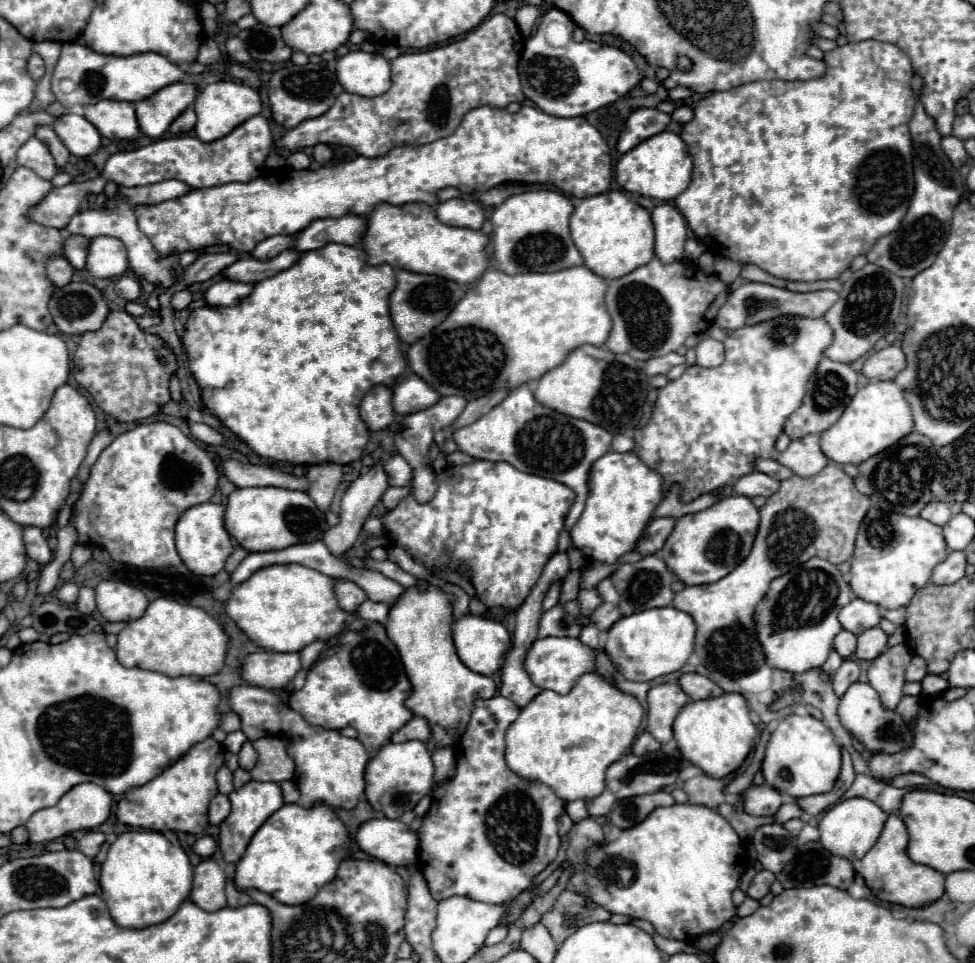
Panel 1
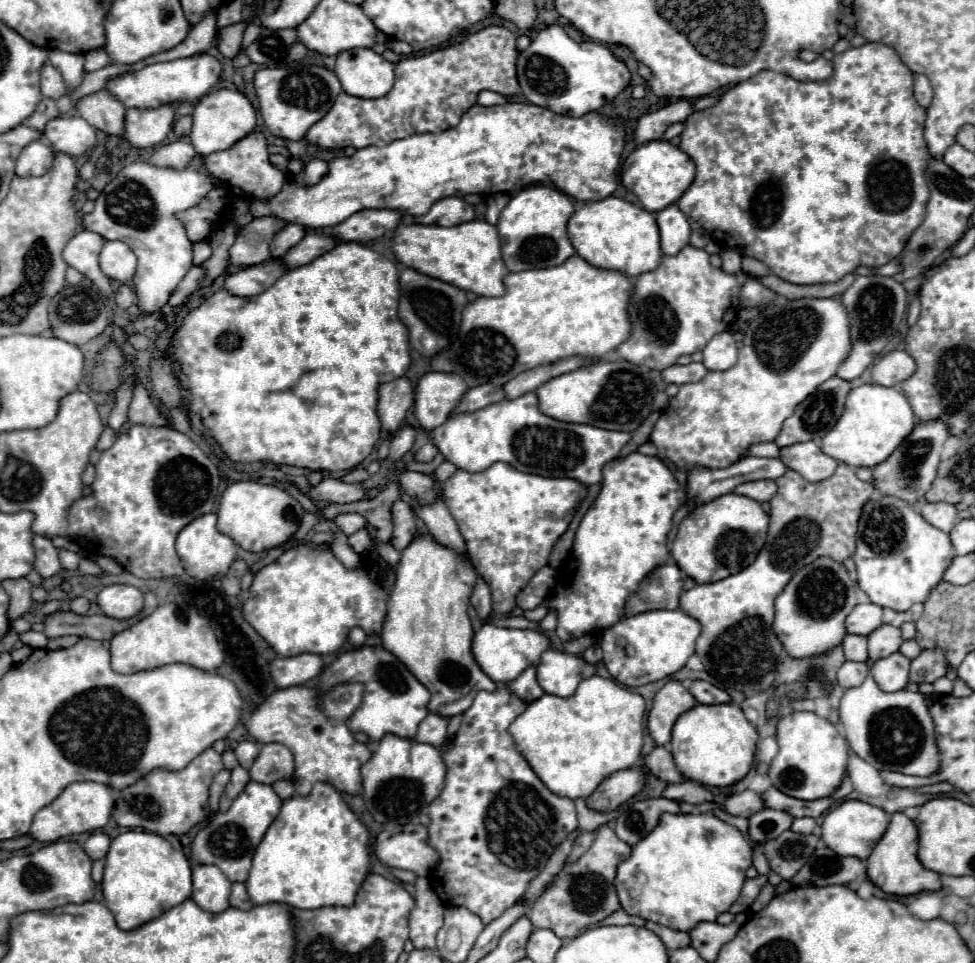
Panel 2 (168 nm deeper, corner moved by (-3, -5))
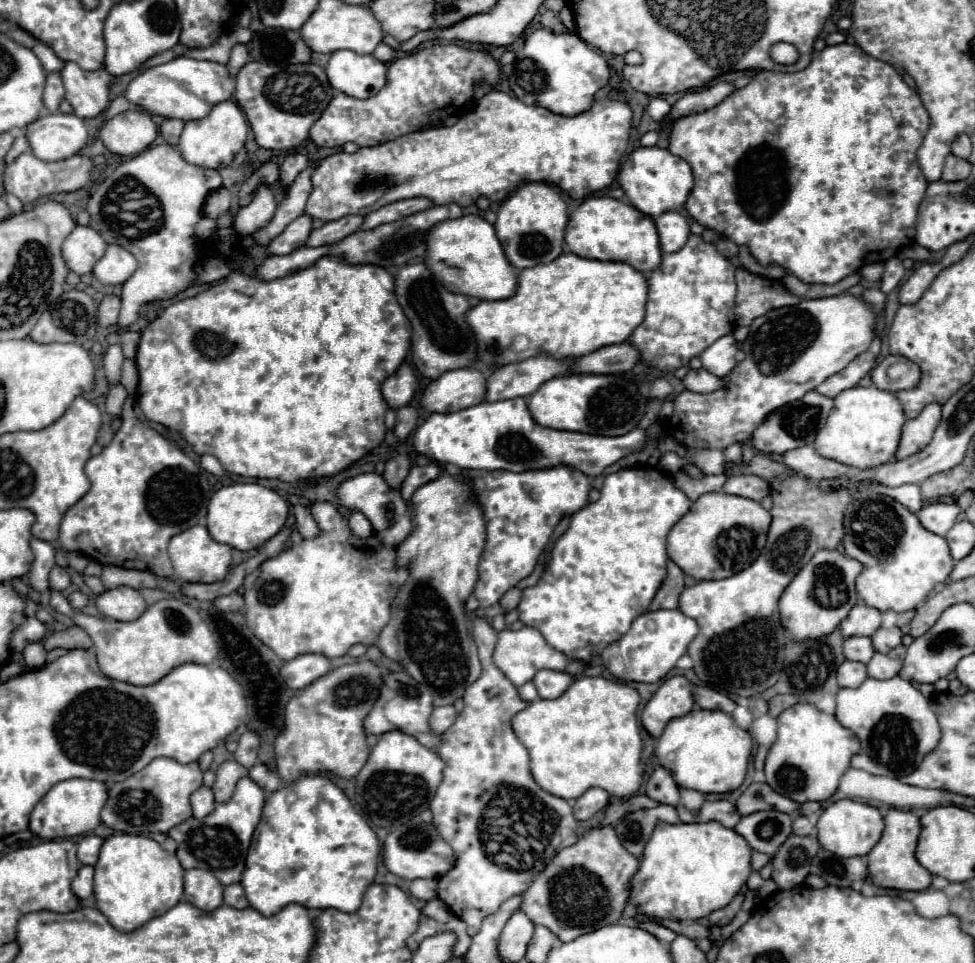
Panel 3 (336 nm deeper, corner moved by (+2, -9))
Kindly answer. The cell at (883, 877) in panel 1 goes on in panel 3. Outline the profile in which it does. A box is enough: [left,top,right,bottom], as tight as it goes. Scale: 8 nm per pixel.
[867,808,931,890]

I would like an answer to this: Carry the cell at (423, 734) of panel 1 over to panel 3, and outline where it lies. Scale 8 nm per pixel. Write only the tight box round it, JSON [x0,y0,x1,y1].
[431,704,457,734]

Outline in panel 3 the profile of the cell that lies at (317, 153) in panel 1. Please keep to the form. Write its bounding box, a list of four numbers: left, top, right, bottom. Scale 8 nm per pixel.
[253,170,311,246]

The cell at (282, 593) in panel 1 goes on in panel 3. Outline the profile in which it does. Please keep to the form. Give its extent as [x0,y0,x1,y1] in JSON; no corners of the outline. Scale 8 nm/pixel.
[245,502,409,660]

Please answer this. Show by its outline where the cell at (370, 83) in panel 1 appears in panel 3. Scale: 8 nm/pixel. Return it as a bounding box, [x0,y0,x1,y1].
[325,50,387,98]

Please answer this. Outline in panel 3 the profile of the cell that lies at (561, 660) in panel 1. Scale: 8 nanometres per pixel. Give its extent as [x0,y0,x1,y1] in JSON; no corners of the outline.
[533,670,573,698]

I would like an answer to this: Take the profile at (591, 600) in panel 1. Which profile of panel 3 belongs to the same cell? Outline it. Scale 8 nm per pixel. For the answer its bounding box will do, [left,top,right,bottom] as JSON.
[517,466,691,664]

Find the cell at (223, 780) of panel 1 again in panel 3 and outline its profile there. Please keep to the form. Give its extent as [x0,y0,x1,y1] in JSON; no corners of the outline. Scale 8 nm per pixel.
[191,786,215,820]

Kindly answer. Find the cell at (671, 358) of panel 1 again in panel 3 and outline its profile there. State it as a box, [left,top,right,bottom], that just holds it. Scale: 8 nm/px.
[683,370,721,394]

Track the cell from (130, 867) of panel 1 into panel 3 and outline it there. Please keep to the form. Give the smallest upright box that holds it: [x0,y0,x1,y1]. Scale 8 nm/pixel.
[93,834,185,932]

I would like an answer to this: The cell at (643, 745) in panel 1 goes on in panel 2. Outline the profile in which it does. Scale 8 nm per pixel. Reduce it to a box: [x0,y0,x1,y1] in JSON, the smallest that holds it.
[642,746,684,784]

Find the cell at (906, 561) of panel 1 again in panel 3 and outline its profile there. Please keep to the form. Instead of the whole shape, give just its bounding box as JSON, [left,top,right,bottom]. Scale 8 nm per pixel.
[843,490,959,612]

